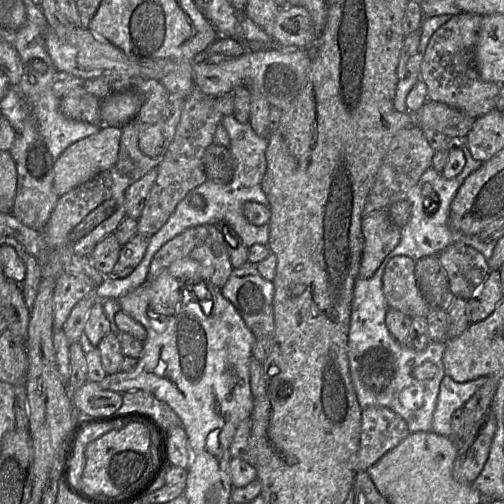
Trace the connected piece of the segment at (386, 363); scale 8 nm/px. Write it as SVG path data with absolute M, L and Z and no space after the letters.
M384 348L369 349L361 360L363 383L374 392L381 392L394 373L394 359Z

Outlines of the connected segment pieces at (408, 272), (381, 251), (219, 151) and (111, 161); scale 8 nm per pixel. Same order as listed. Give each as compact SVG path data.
M397 255L389 260L382 276L382 289L389 308L415 318L427 317L433 309L423 297L415 278L416 262Z
M381 209L362 218L364 246L359 269L359 278L370 278L386 256L399 244L401 227L390 219L386 209Z
M211 144L205 150L203 163L207 180L216 184L231 182L235 168L230 148Z
M102 126L99 132L70 145L54 163L55 192L63 196L97 174L112 168L118 159L121 134L121 128Z

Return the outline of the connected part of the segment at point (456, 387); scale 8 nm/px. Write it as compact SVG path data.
M445 375L439 386L431 431L438 435L451 437L449 423L453 412L462 409L486 380L487 377L479 377L471 381L456 382L450 376Z

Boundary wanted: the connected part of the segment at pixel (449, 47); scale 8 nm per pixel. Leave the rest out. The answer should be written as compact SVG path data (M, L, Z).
M459 13L438 28L431 36L420 68L420 80L427 85L427 100L446 103L475 119L496 106L500 84L483 81L478 73L476 45L482 16Z

